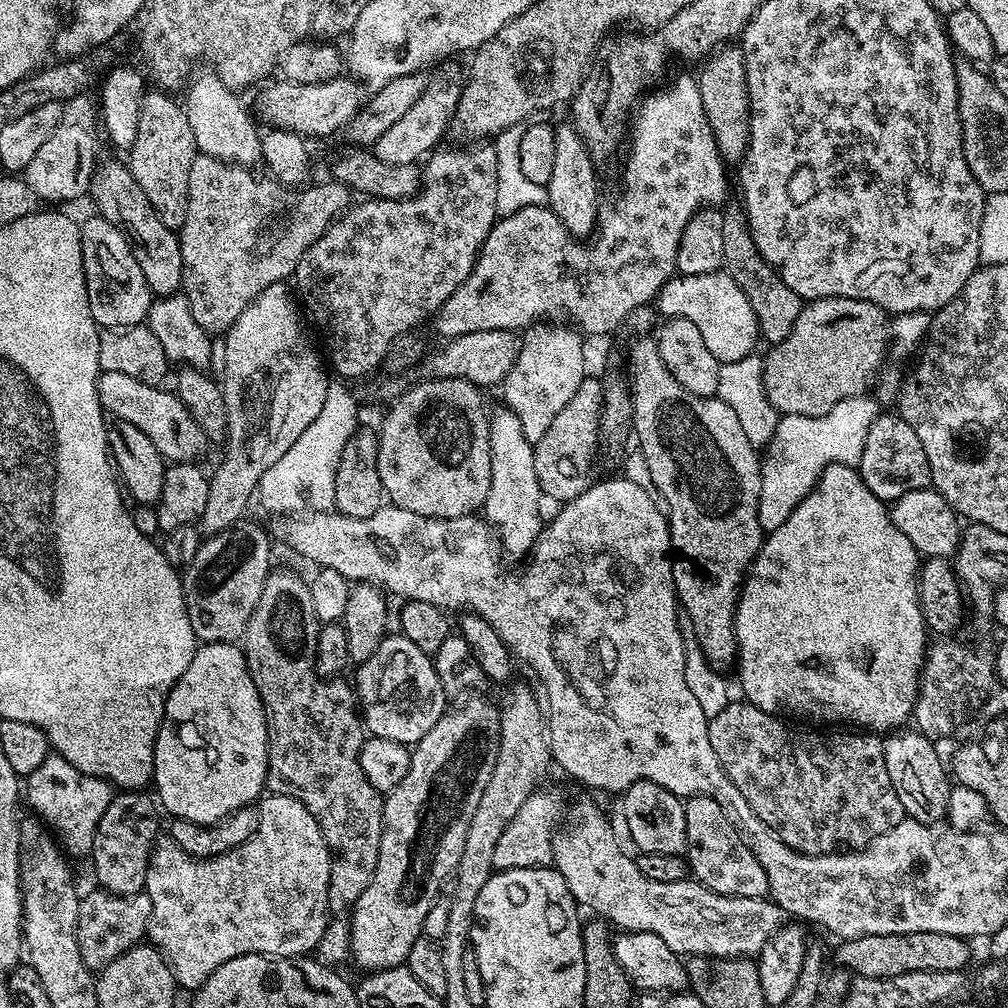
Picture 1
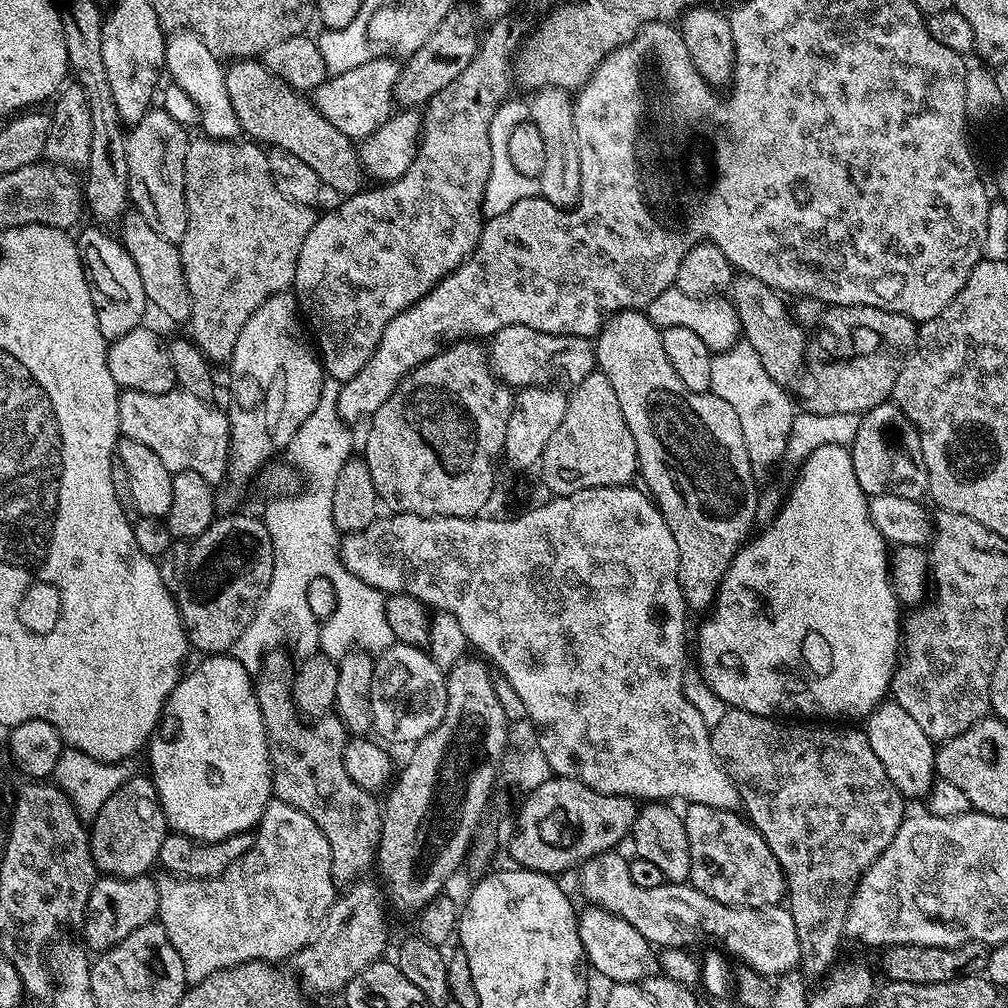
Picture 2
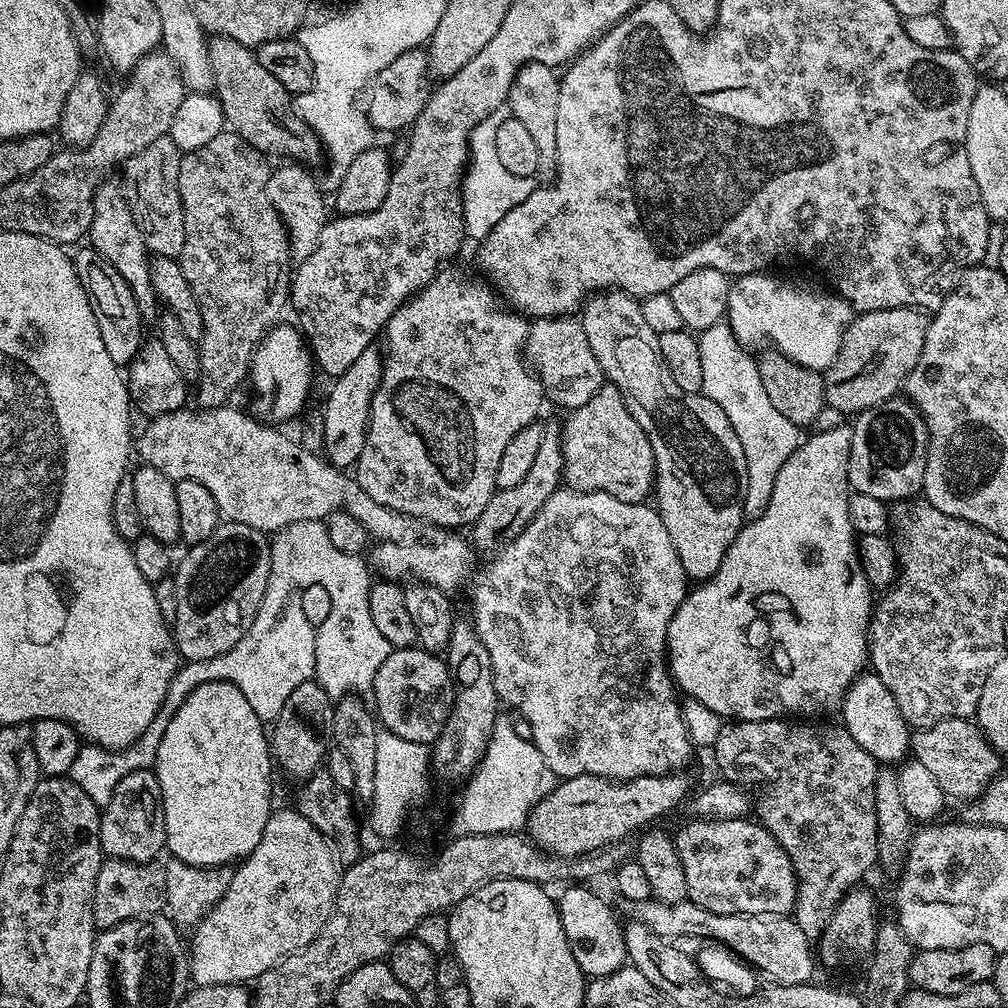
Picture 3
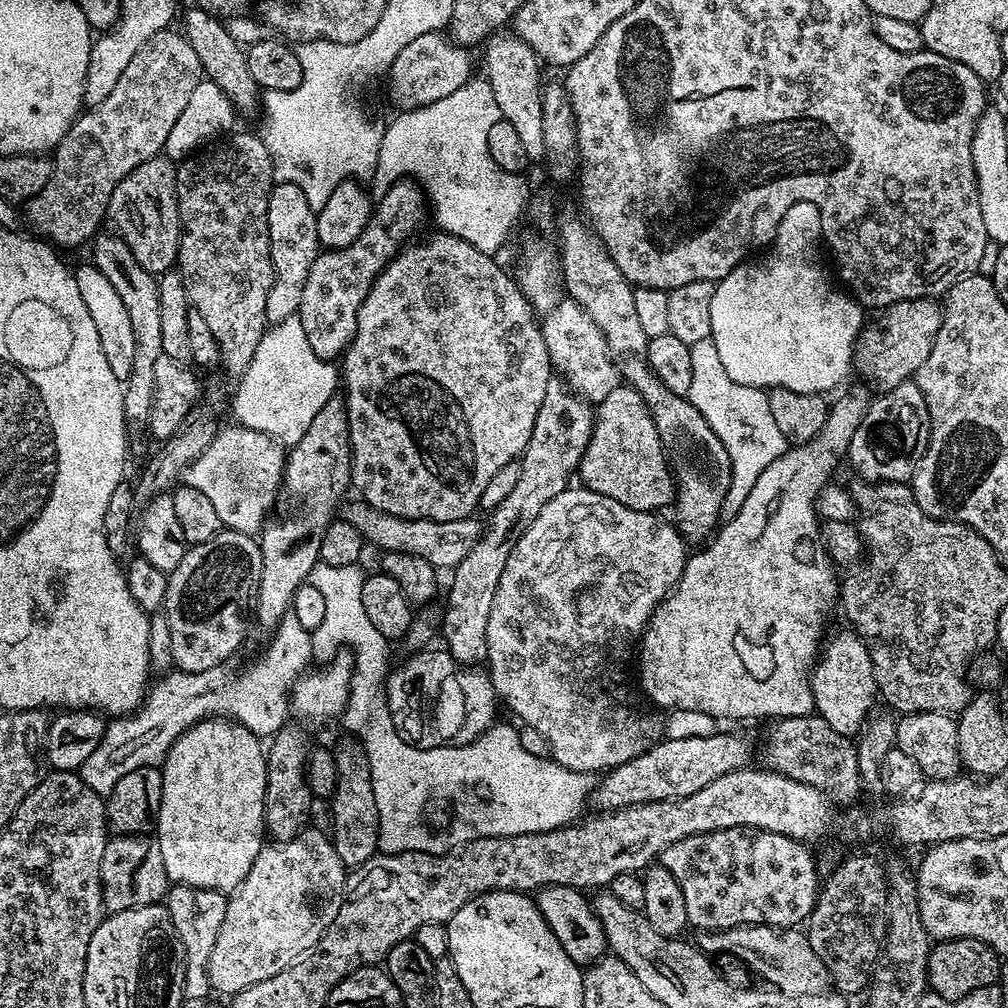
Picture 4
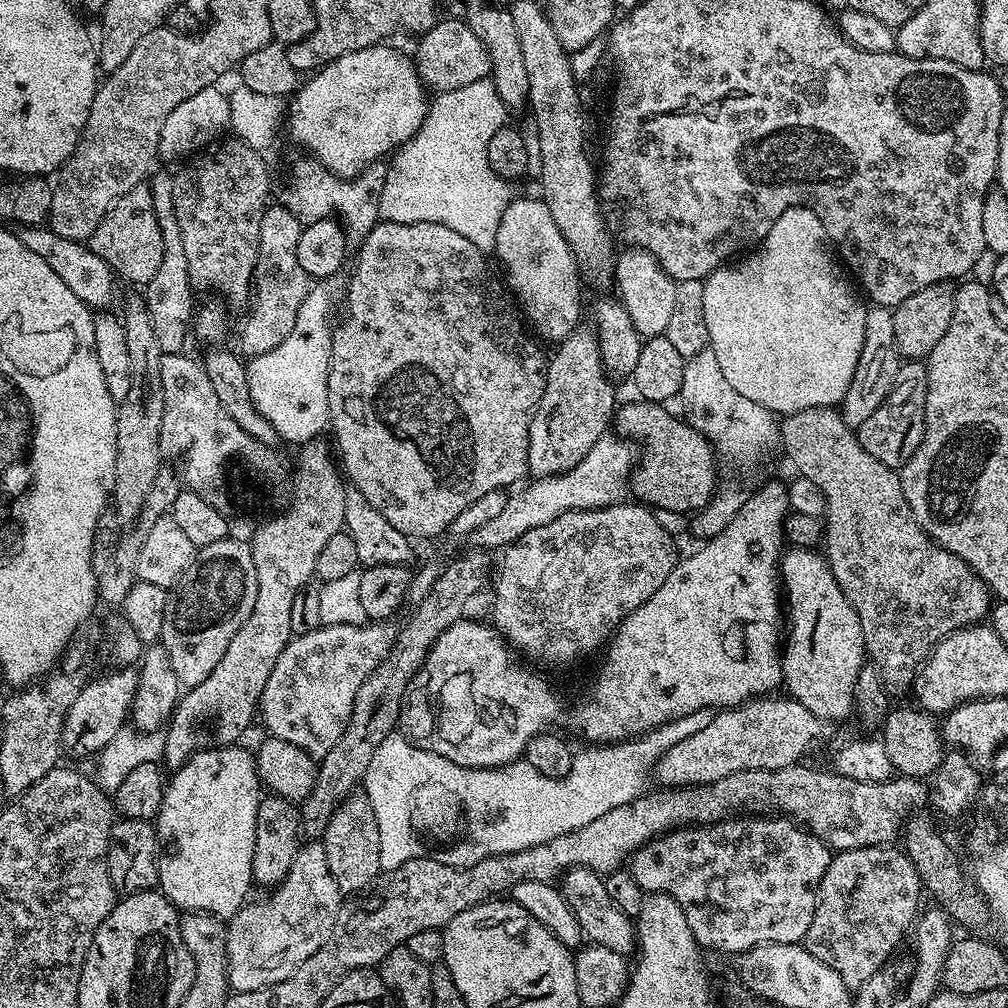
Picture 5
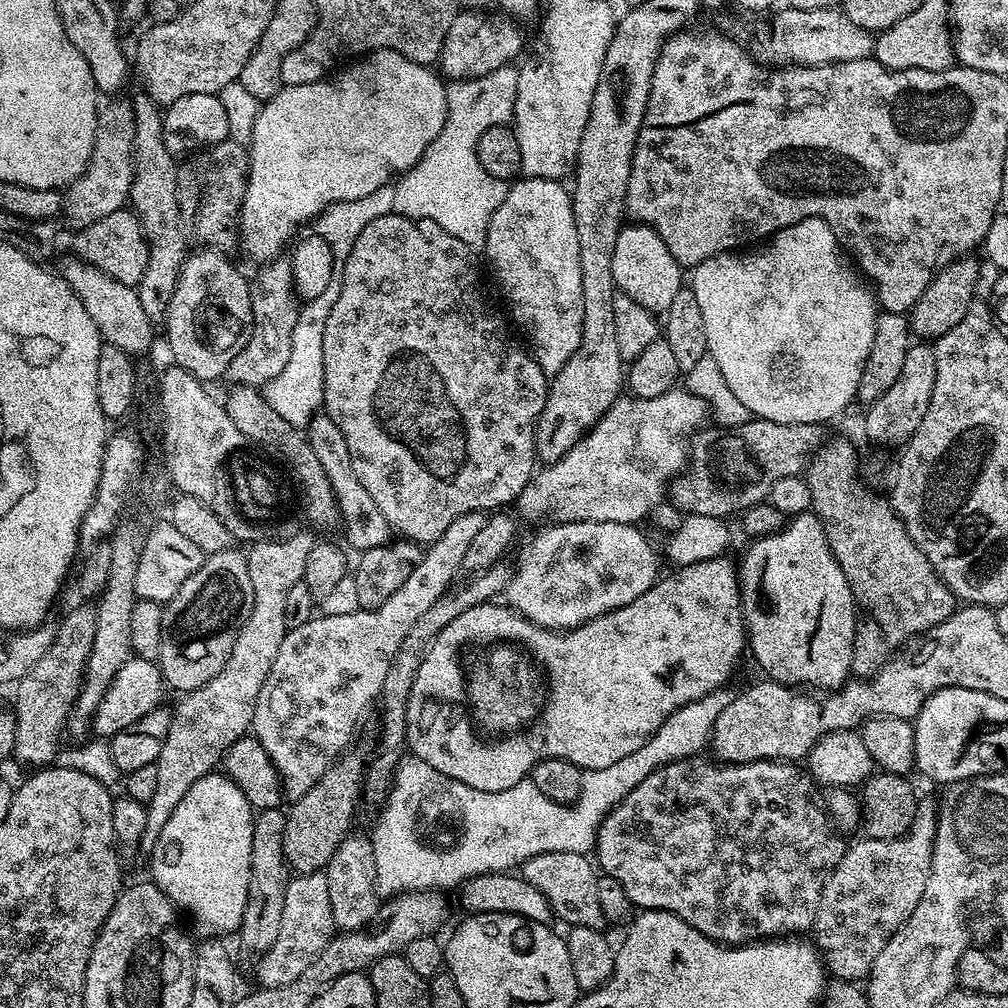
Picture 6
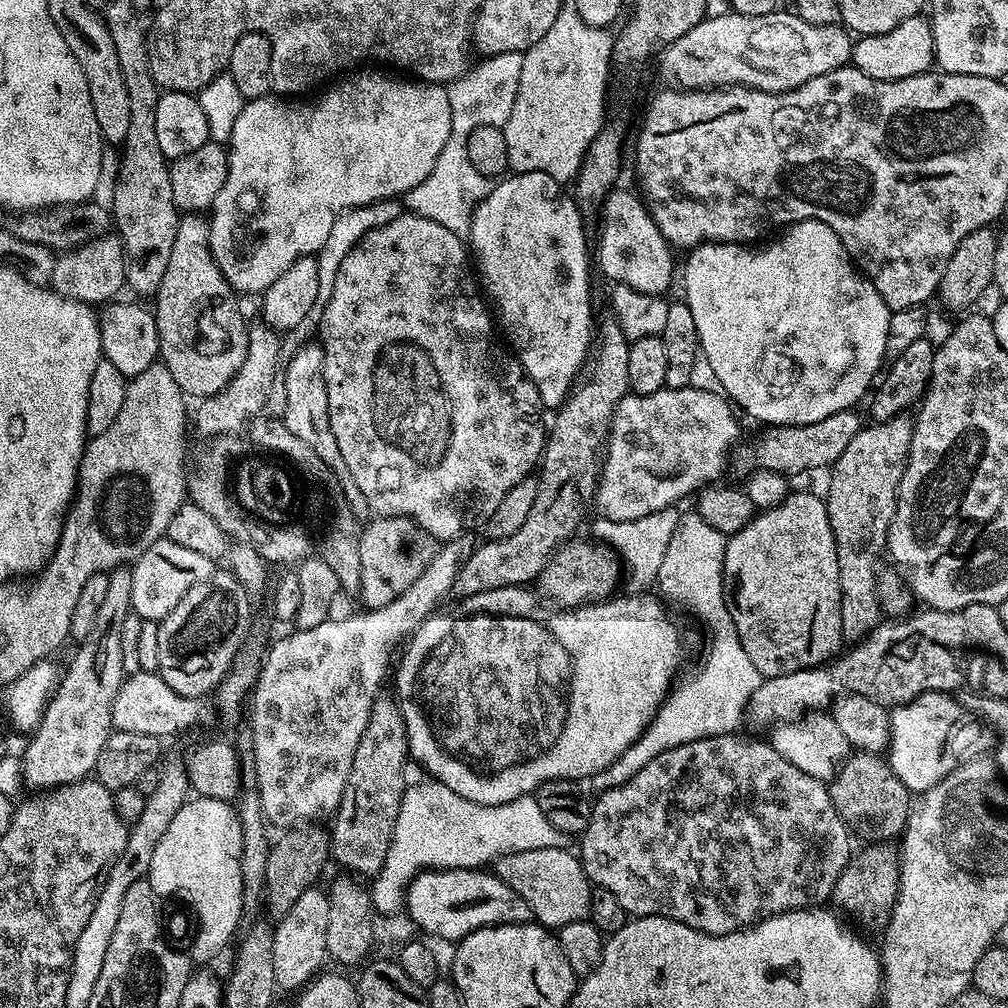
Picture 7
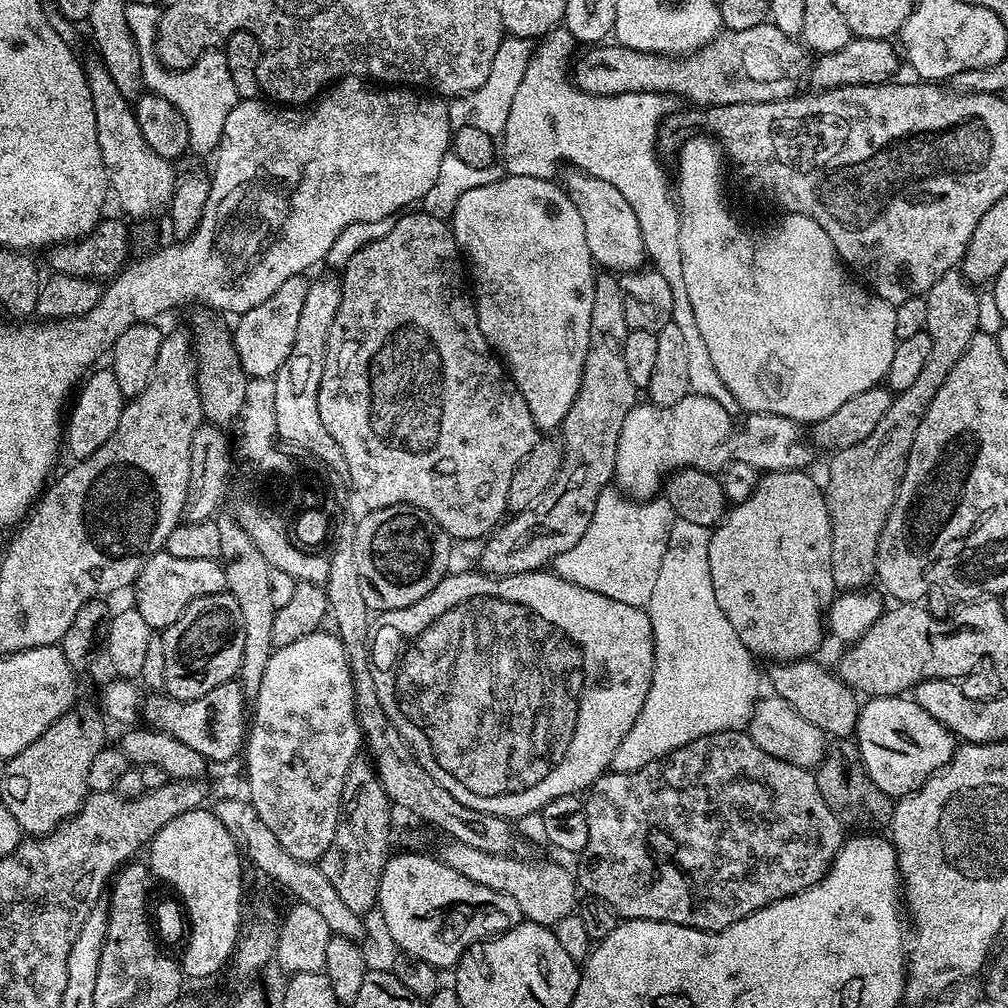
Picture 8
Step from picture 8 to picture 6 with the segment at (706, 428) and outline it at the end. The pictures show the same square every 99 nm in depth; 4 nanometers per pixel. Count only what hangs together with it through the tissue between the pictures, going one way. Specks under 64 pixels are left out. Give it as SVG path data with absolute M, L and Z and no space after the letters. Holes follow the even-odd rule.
M684 386L672 388L666 394L658 394L658 398L621 395L620 399L610 406L610 410L602 414L600 421L565 456L551 461L533 475L532 481L514 501L514 508L520 511L519 519L544 520L549 516L549 521L558 524L569 524L577 520L639 525L644 522L640 520L647 518L651 508L659 506L663 496L665 499L672 481L684 471L690 460L689 441L709 420L708 403Z

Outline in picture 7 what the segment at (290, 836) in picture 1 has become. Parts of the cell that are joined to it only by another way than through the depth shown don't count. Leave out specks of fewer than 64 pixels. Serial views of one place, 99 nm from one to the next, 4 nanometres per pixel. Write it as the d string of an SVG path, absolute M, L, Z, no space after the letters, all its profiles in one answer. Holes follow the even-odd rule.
M316 886L305 890L294 902L289 912L278 920L272 937L274 938L274 978L277 989L299 990L325 967L326 922L328 921L328 894L319 892Z

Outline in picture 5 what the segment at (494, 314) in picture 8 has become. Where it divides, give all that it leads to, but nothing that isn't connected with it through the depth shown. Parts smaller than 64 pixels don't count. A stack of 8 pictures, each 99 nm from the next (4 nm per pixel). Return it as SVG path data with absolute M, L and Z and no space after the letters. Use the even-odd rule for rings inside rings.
M512 199L510 206L506 206L502 214L502 222L498 222L498 238L494 256L500 259L500 264L504 267L503 279L523 319L531 325L534 332L534 327L536 327L535 335L541 341L565 340L581 323L582 277L570 246L562 230L558 230L558 222L554 222L543 199Z

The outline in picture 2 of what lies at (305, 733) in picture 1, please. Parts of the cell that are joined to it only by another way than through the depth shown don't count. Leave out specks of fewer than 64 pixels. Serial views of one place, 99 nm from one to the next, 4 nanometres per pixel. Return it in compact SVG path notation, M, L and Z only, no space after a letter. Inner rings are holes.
M269 652L254 680L268 739L268 757L272 763L272 790L275 799L302 810L302 814L310 817L318 830L326 834L326 842L330 842L334 882L338 886L347 886L361 879L367 873L364 871L376 864L382 804L379 799L376 801L373 793L362 790L362 786L346 774L344 751L350 733L340 717L329 714L305 722L296 711L296 703L292 701L294 660L286 652Z

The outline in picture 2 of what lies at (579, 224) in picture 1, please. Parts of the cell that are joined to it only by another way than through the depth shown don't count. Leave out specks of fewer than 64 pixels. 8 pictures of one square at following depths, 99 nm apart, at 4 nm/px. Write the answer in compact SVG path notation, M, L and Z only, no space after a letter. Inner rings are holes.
M537 88L527 101L528 119L538 126L546 149L546 166L542 166L540 195L559 208L570 208L580 198L580 163L578 138L574 134L573 97L567 88Z

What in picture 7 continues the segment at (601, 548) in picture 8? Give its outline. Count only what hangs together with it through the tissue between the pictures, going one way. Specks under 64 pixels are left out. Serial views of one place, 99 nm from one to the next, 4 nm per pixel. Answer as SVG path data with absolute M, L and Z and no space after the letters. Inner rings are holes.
M673 506L655 511L645 518L631 519L630 522L604 517L596 519L593 537L616 550L624 569L624 586L629 593L644 594L655 587L658 572L662 568L663 555L670 544L670 537L677 526L679 515L679 509Z

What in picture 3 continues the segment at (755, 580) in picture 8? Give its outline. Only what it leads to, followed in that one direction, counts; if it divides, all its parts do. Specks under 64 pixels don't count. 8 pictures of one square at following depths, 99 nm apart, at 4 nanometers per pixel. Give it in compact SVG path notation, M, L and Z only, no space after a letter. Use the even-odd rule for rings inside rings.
M861 672L856 681L848 687L839 708L839 719L850 738L854 738L854 742L858 742L858 746L862 746L862 750L866 750L866 754L873 756L881 765L899 765L909 755L910 725L905 720L902 710L898 710L894 694L886 690L886 682L882 682L882 678L878 678L875 672Z

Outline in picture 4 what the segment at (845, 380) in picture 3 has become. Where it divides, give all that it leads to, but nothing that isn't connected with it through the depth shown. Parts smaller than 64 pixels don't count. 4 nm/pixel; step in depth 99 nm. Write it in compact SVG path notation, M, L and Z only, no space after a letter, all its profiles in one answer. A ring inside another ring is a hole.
M932 298L898 302L883 309L884 328L865 327L856 340L855 371L869 376L871 387L876 390L887 390L913 379L922 362L926 362L926 354L930 354L941 315L941 305Z

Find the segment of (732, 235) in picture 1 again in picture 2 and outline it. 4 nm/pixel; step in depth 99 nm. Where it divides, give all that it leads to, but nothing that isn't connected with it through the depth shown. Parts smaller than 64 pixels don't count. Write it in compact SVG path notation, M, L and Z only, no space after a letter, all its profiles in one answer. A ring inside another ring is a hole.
M736 274L732 278L730 299L740 319L743 339L754 346L766 374L770 374L770 378L780 385L795 385L806 368L804 334L792 321L784 305L785 297L758 278Z

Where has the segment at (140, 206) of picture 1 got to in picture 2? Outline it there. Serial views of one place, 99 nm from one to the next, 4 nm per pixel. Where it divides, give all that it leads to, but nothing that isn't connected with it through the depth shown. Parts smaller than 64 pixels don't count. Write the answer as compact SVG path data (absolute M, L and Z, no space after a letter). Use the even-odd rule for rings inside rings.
M135 210L124 213L124 219L118 225L118 239L130 254L130 258L134 258L134 266L138 266L138 274L142 278L142 290L146 294L149 305L153 309L157 308L168 320L187 321L191 317L192 307L190 306L190 290L186 286L186 274L182 270L179 243L162 238L162 234L158 234L158 230L154 230L154 226L150 226L150 222L146 222L146 218L142 218Z

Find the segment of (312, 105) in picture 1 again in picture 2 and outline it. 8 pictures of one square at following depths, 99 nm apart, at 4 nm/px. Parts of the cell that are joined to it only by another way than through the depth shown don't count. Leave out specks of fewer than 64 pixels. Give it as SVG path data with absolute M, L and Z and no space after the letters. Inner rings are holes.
M380 54L362 66L354 66L354 70L337 72L317 86L314 93L315 108L330 125L353 142L362 141L394 115L396 83L401 67L399 59Z

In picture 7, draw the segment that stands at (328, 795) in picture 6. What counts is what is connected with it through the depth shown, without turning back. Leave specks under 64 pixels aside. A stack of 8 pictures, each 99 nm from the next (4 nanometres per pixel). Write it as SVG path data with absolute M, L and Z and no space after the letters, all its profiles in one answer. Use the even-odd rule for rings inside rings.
M295 827L280 834L280 838L271 843L266 864L266 882L264 883L266 912L279 920L284 917L294 902L311 887L313 880L322 870L330 856L330 842L315 828Z

